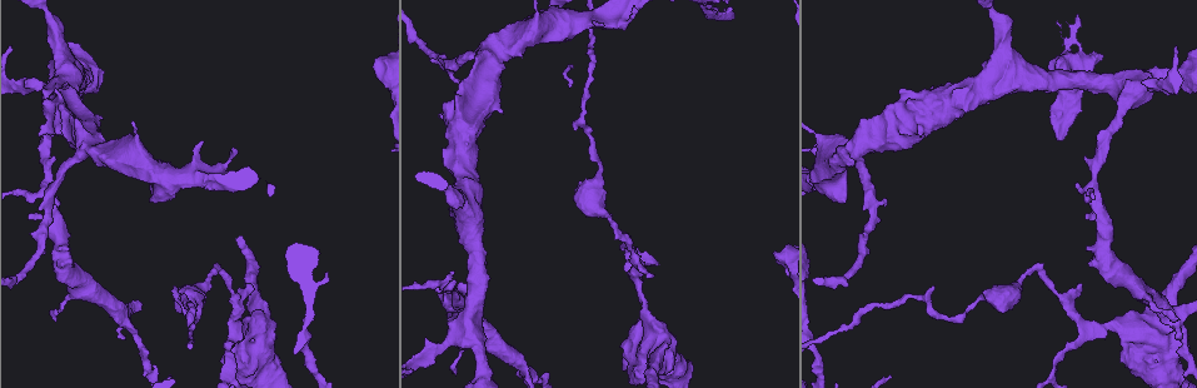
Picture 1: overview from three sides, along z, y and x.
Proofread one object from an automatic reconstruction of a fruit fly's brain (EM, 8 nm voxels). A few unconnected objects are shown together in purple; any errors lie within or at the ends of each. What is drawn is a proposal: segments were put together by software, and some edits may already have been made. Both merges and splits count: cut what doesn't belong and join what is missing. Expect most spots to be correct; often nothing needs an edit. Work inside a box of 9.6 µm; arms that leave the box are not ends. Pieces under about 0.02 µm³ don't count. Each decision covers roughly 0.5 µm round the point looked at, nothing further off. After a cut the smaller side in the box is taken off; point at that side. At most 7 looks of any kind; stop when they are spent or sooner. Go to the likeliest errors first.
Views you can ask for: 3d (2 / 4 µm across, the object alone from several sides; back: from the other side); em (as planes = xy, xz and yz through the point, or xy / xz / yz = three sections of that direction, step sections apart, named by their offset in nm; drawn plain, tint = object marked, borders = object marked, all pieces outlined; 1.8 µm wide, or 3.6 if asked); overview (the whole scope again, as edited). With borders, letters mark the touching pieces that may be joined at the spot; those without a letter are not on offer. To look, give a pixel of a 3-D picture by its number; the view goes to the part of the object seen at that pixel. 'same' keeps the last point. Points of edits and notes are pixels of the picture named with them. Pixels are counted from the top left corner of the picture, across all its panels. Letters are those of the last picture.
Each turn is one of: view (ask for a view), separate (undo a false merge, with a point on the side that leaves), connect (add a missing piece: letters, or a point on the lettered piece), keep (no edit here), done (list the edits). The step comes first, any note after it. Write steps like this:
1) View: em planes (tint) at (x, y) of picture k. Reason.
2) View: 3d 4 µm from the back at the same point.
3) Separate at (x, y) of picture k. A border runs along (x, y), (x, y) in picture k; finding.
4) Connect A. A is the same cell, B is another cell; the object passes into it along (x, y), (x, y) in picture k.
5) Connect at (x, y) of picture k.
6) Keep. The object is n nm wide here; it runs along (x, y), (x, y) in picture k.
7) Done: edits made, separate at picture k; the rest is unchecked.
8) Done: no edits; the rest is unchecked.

View: 3d 4 µm at (250, 285) of picture 1.

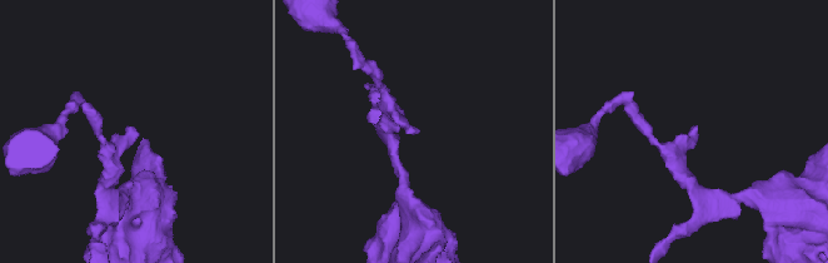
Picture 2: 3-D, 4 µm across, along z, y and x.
View: em 3.6 µm xz step 4 (borders) at (416, 129) of picture 2. Shape alone is not enough.

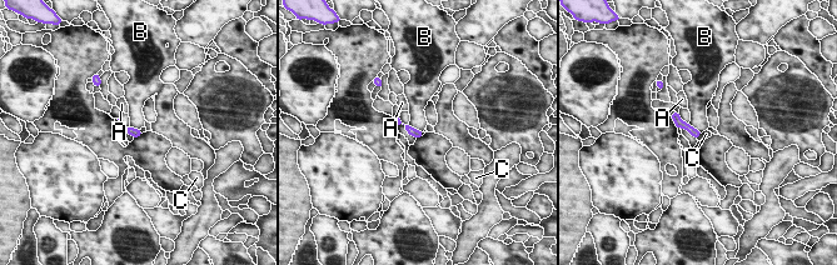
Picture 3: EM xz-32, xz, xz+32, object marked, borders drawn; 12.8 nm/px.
View: em 3.6 µm planes (borders) at the same point.

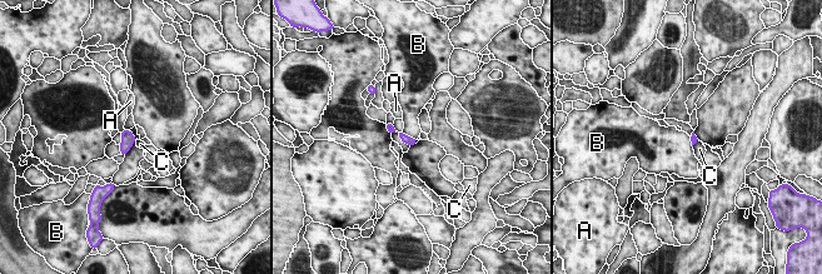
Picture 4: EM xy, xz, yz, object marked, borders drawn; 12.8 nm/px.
Keep. A, B and C are other cells; a border runs along (136, 139), (124, 154) in picture 4; no lettered piece goes on from it.

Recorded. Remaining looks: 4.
View: 3d 4 µm at (1128, 95) of picture 1.

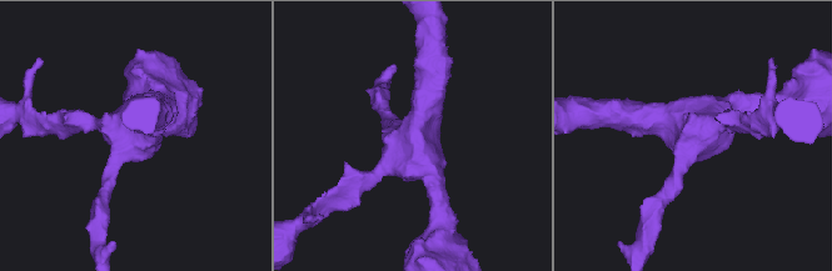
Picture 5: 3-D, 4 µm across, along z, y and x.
View: em 3.6 µm xy step 8 (borders) at (134, 139) of picture 5. Now the EM.

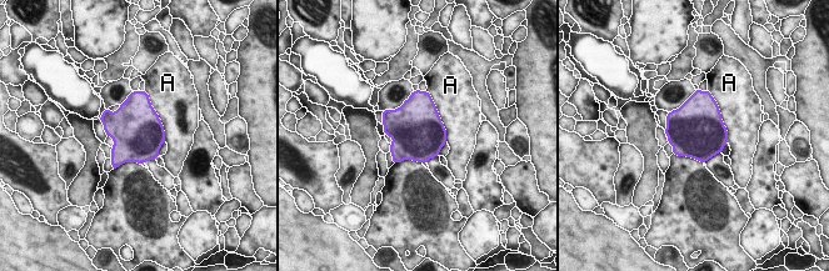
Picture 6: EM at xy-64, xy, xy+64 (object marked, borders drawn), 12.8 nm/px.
View: em 3.6 µm planes (borders) at the same point. Another direction.

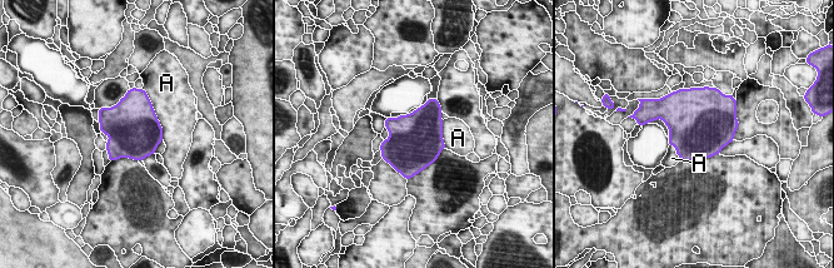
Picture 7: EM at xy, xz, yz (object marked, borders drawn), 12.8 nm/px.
Keep. The longest contact is with A, 650 nm; A is another cell; continuous, no second cell.

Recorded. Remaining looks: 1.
View: em planes (borders) at (1088, 219) of picture 1. Free end.

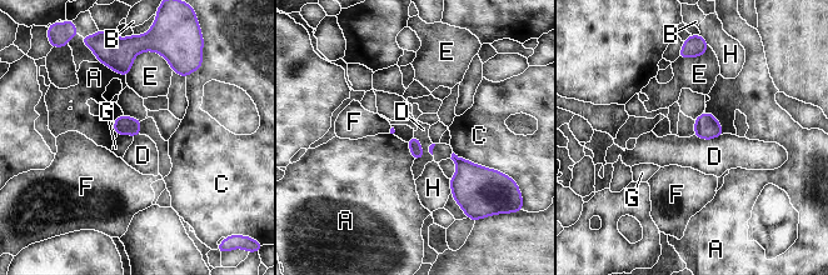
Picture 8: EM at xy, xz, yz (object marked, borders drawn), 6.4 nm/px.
Keep. A, B, C, D, E, F, G and H are other cells; a border runs along (414, 135), (424, 154), (419, 160) in picture 8; no lettered piece goes on from it.

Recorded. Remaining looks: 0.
Done: no edits; the rest is unchecked.

